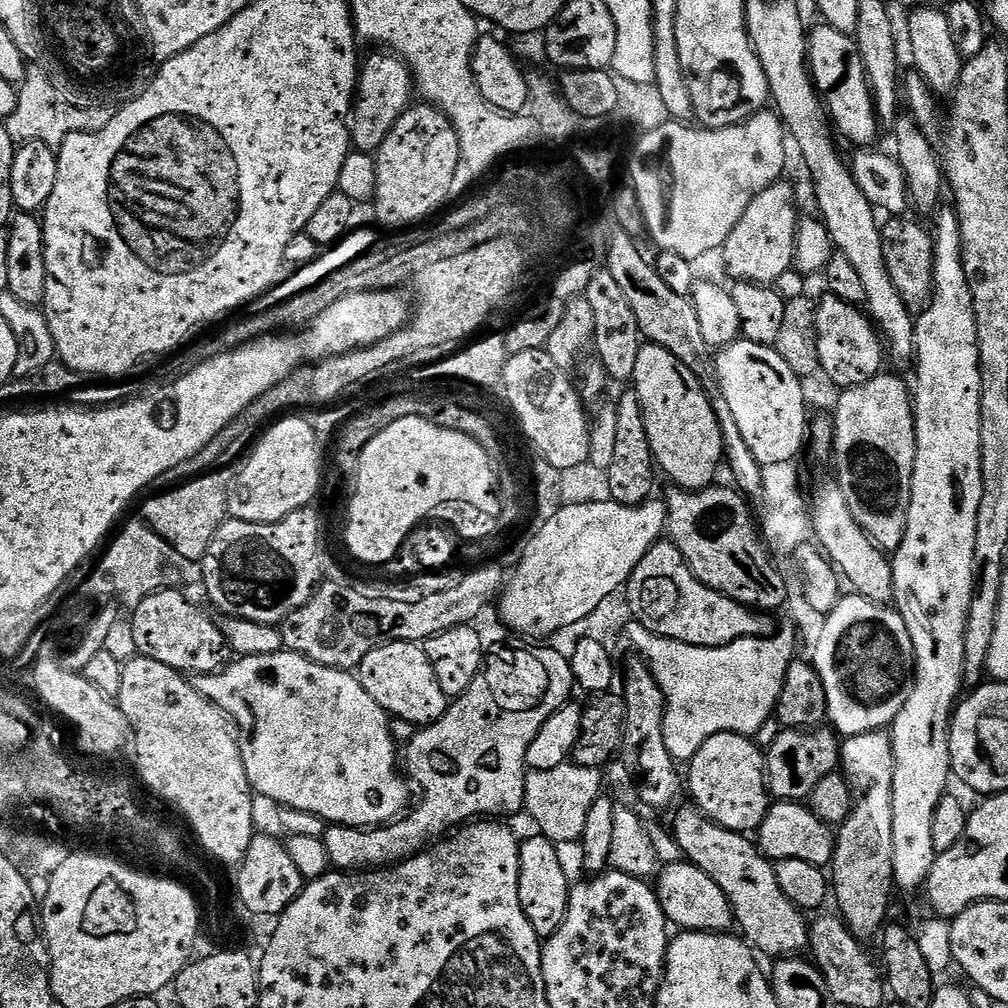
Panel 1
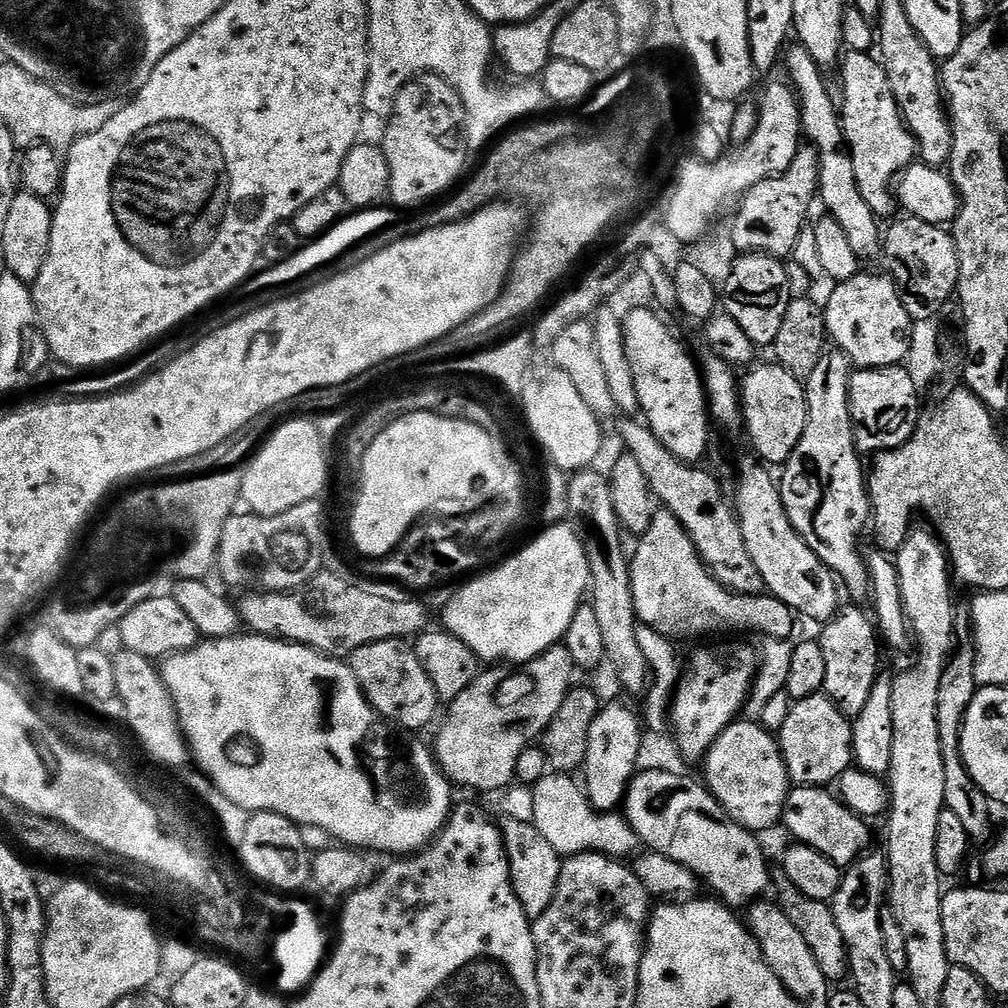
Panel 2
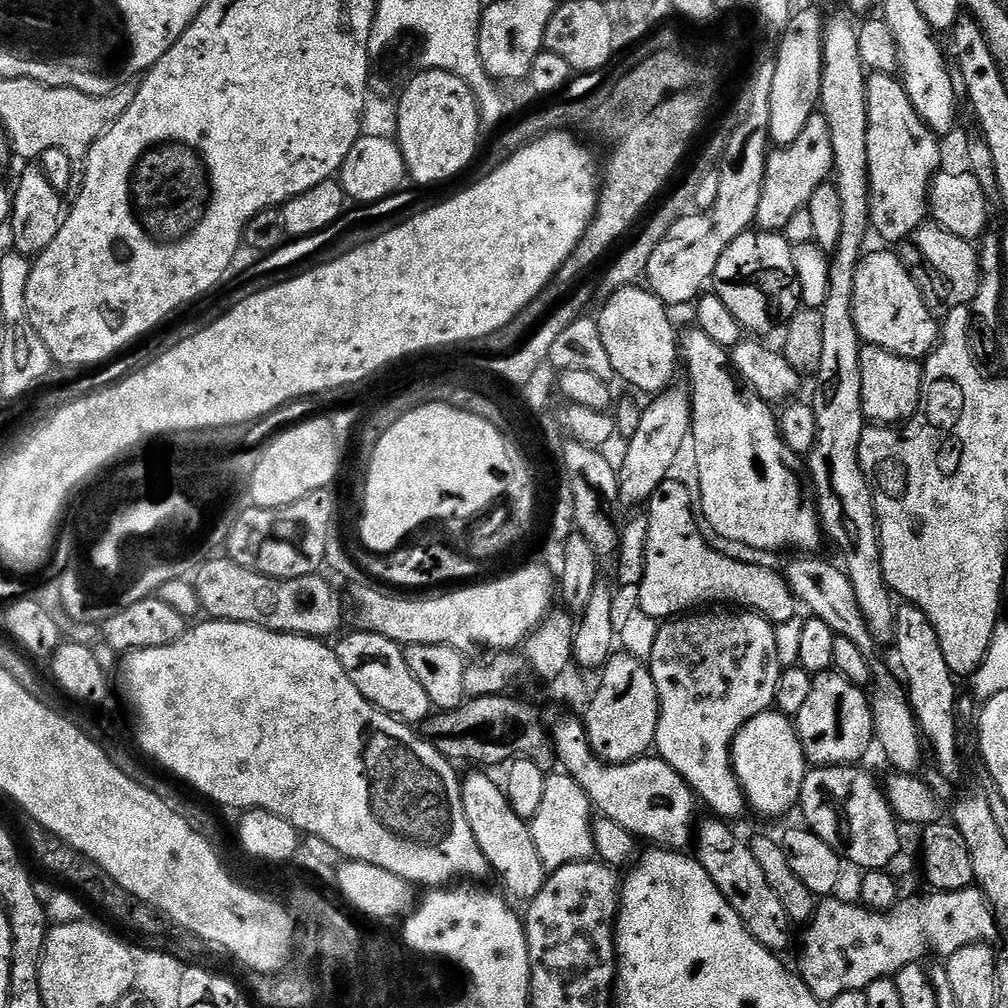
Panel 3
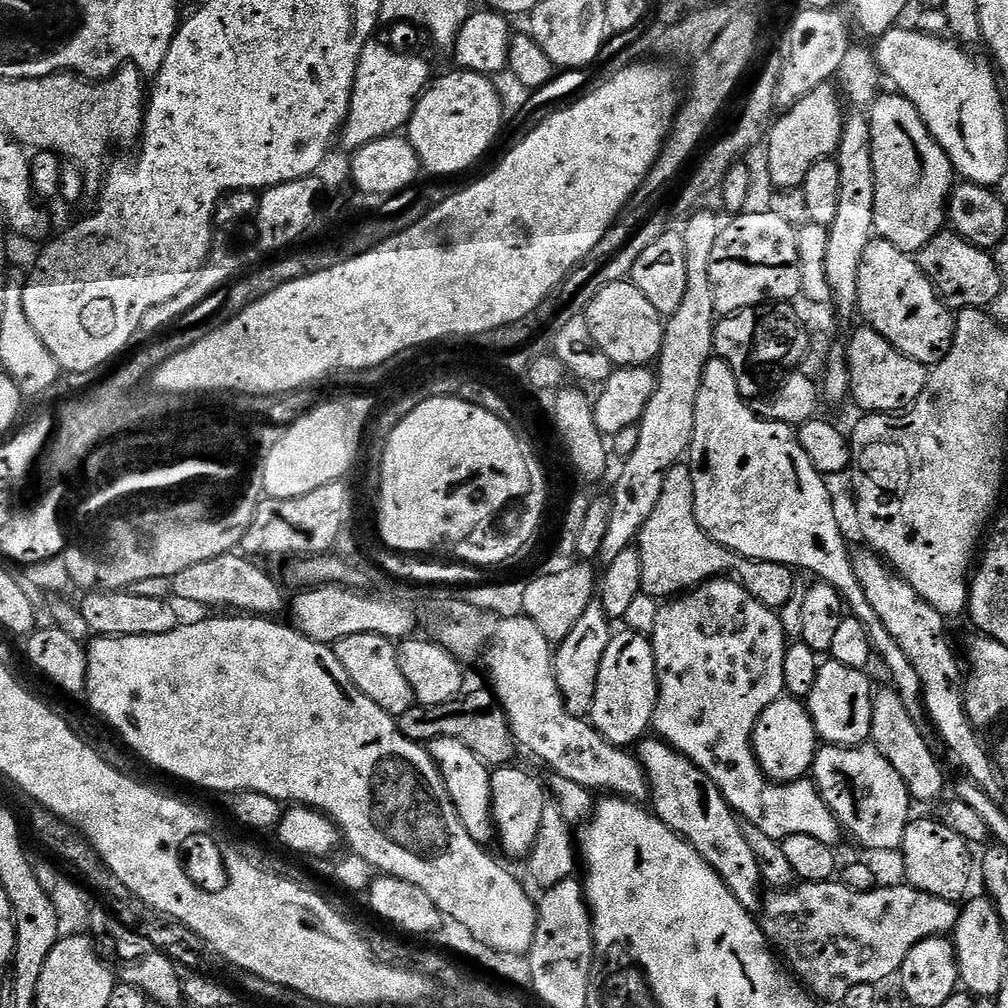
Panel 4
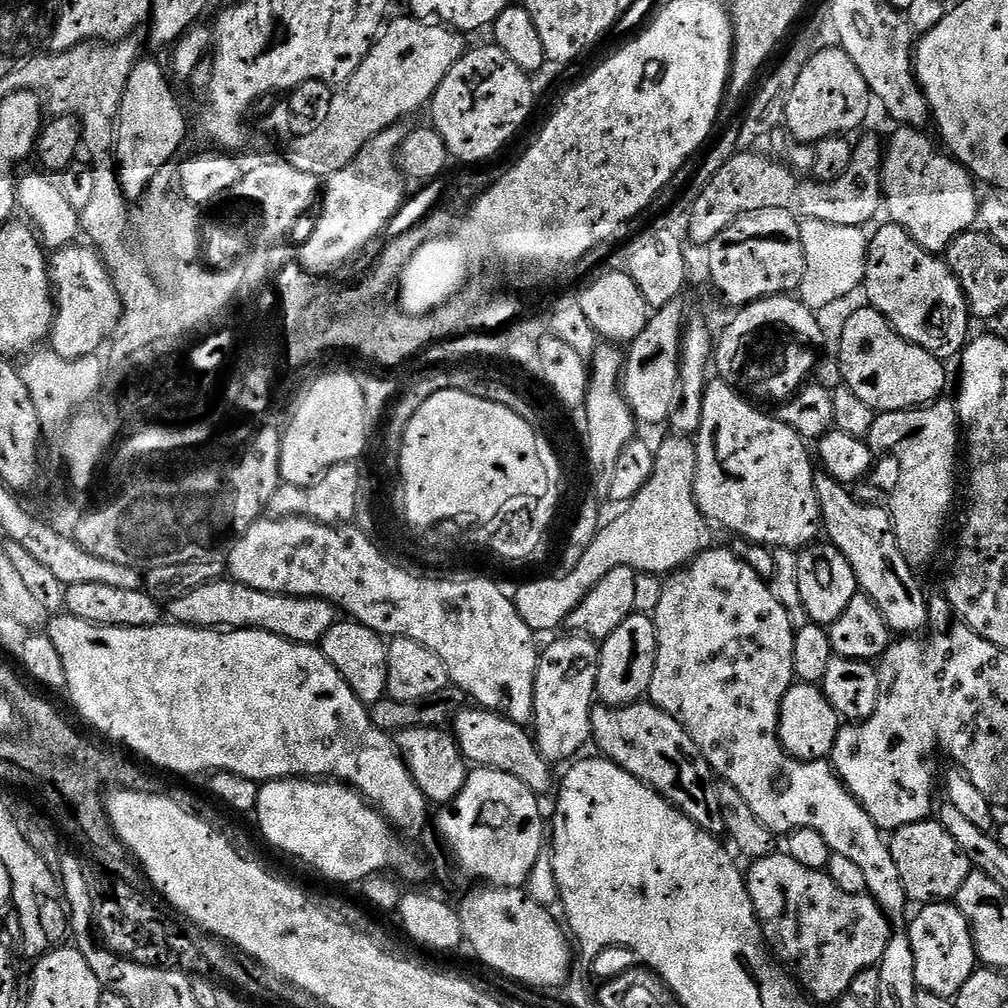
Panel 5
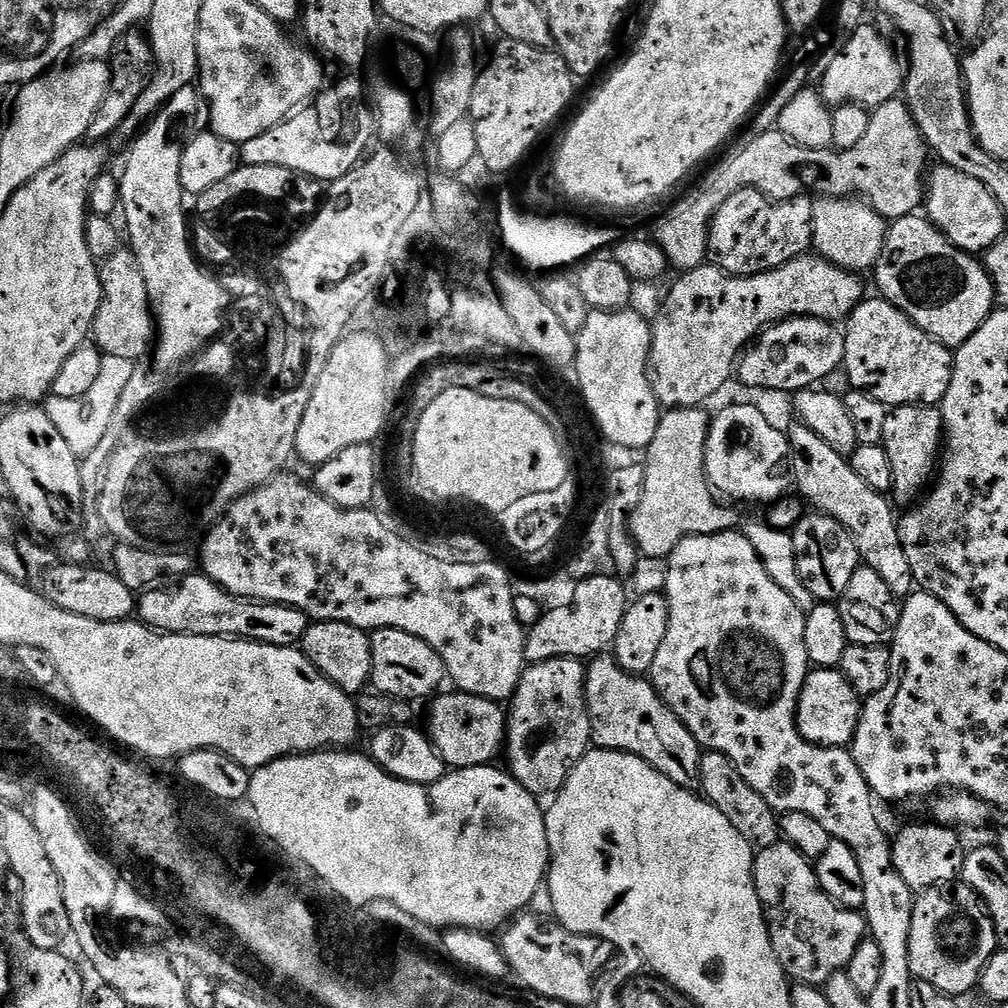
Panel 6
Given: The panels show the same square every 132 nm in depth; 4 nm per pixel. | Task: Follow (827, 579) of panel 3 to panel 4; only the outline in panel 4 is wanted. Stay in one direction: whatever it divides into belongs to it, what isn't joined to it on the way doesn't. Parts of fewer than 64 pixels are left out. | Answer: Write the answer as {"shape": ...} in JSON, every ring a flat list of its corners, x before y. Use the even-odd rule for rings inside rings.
{"shape":[[885,686,875,693,872,701,872,734,871,743,879,749,881,754,888,759,902,774,902,782,906,782,908,793,917,805,932,804,944,792,944,772,932,753,926,737,920,733,917,717,911,716,902,704,902,698,895,688]]}

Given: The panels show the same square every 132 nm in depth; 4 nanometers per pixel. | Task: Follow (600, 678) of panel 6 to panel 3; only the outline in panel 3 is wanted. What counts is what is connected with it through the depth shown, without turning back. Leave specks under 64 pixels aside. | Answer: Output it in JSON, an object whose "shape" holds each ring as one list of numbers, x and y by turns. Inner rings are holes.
{"shape":[[720,818,707,819,701,819,694,832,696,859,700,861,706,874,710,874,722,898,730,902,734,914,742,918,748,933,772,952,783,953,783,948,788,944,790,921,786,910,782,910,782,902,778,902,778,894,770,890,770,882,766,882,766,874,762,874,762,866,758,866,751,847,736,837,733,825]]}

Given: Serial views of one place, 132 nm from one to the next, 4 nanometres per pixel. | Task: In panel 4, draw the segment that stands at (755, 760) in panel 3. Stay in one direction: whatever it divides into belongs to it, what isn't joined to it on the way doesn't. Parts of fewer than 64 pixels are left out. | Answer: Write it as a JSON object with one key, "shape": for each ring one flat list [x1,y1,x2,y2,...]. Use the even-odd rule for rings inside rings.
{"shape":[[785,694,775,700,758,718,752,735,752,749,756,752,756,761,769,780,778,784,789,784,792,780,803,780,812,771,818,751,818,737,808,705,803,699]]}

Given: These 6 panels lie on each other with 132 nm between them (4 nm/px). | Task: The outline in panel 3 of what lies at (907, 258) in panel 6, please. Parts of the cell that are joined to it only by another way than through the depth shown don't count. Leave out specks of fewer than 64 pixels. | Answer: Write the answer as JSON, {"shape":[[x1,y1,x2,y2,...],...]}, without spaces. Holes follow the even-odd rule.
{"shape":[[895,251,867,253,861,259,854,278,852,317,864,344,885,348,907,360,923,361,940,338,937,317,926,306,914,278]]}

